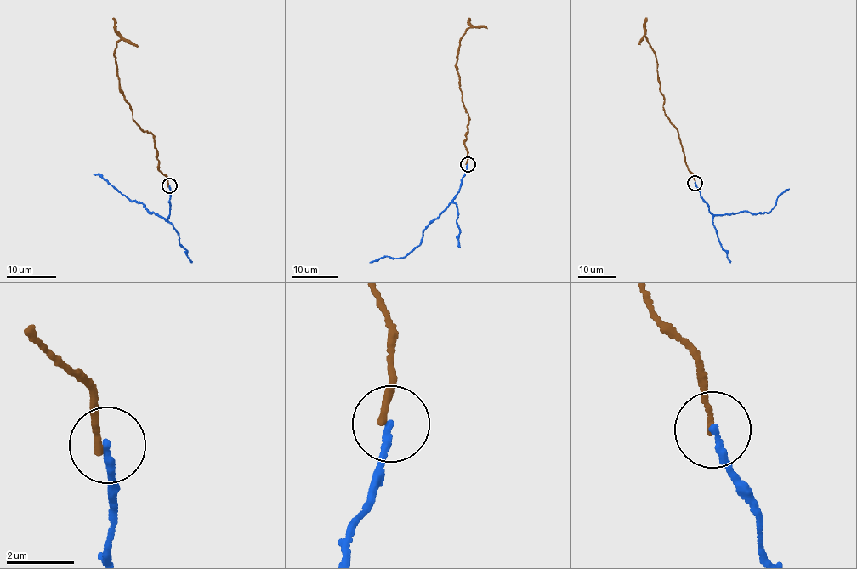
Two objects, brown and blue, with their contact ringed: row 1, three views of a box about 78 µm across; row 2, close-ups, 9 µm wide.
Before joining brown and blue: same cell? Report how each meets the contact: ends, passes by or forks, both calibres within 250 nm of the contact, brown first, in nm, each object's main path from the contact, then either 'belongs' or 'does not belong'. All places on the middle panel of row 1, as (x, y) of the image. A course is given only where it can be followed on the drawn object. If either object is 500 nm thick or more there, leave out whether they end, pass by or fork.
brown ends there; blue ends there; 160 nm thick on the brown side, 200 nm on the other; brown runs (467, 163), (465, 142), (469, 118), (462, 102), (456, 65), (461, 36), (472, 25), (468, 19); blue runs (467, 164), (456, 195), (423, 230), (421, 243), (405, 257), (394, 258), (385, 256), (370, 263); belongs

